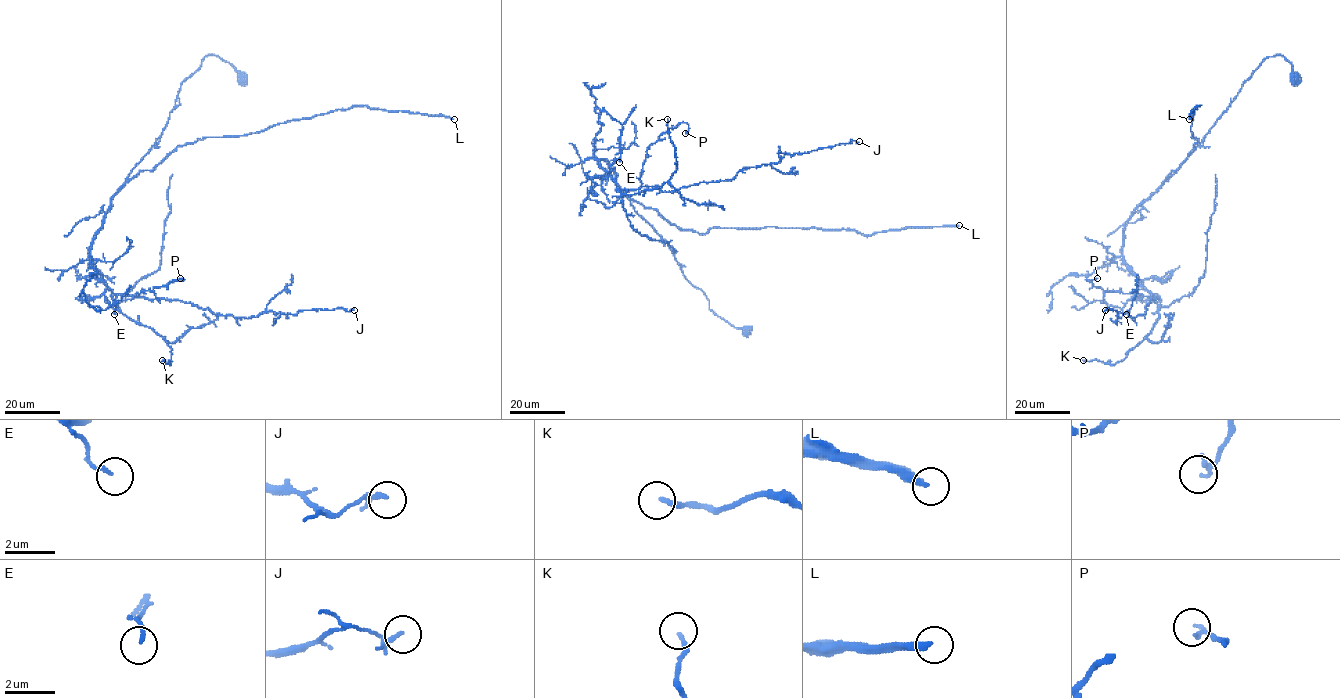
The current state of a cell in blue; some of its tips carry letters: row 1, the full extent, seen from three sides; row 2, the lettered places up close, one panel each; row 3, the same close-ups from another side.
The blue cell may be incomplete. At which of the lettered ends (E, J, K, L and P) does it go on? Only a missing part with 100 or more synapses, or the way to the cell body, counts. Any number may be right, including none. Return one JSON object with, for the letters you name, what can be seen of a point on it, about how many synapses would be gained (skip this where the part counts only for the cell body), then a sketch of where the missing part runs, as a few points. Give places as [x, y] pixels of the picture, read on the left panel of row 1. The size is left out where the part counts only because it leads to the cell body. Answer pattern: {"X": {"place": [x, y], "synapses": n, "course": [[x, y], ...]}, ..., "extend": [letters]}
{"L": {"place": [454, 119], "synapses": 180}, "extend": ["L"]}

